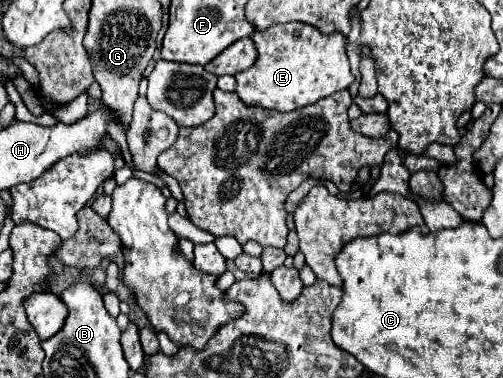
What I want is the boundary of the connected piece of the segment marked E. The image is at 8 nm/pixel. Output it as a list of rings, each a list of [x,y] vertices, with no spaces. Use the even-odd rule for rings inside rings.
[[[287,22],[287,24],[275,24],[267,32],[255,32],[253,36],[237,40],[235,44],[225,48],[215,60],[211,60],[205,68],[209,72],[215,72],[217,76],[237,74],[235,92],[249,106],[293,112],[297,108],[311,106],[329,94],[347,90],[353,84],[355,78],[351,74],[345,46],[347,36],[341,32],[325,34],[311,24]],[[251,38],[255,44],[251,42]]]

